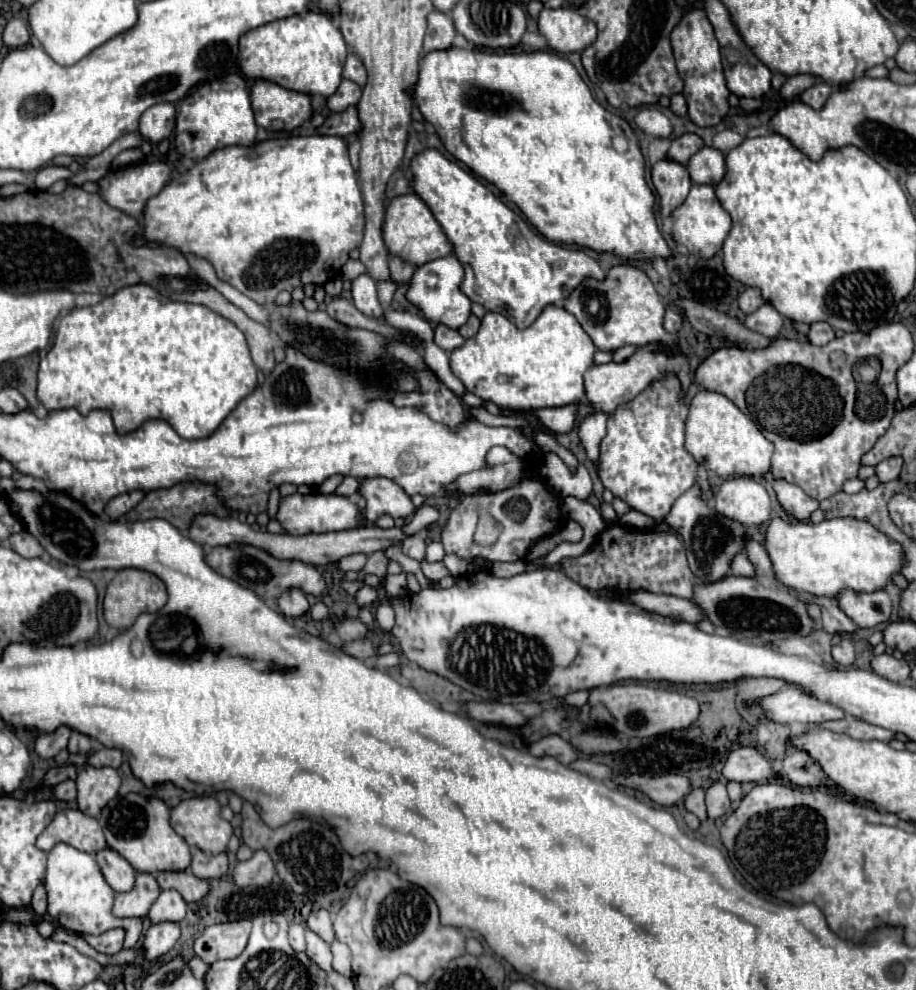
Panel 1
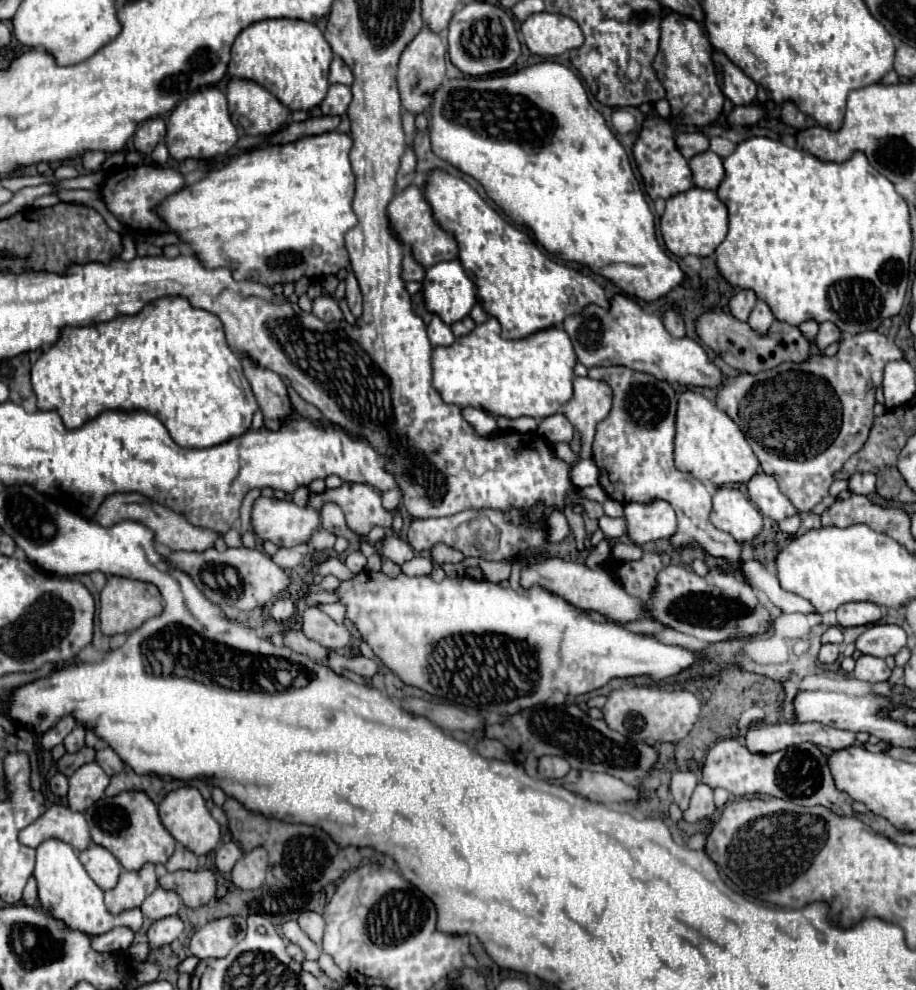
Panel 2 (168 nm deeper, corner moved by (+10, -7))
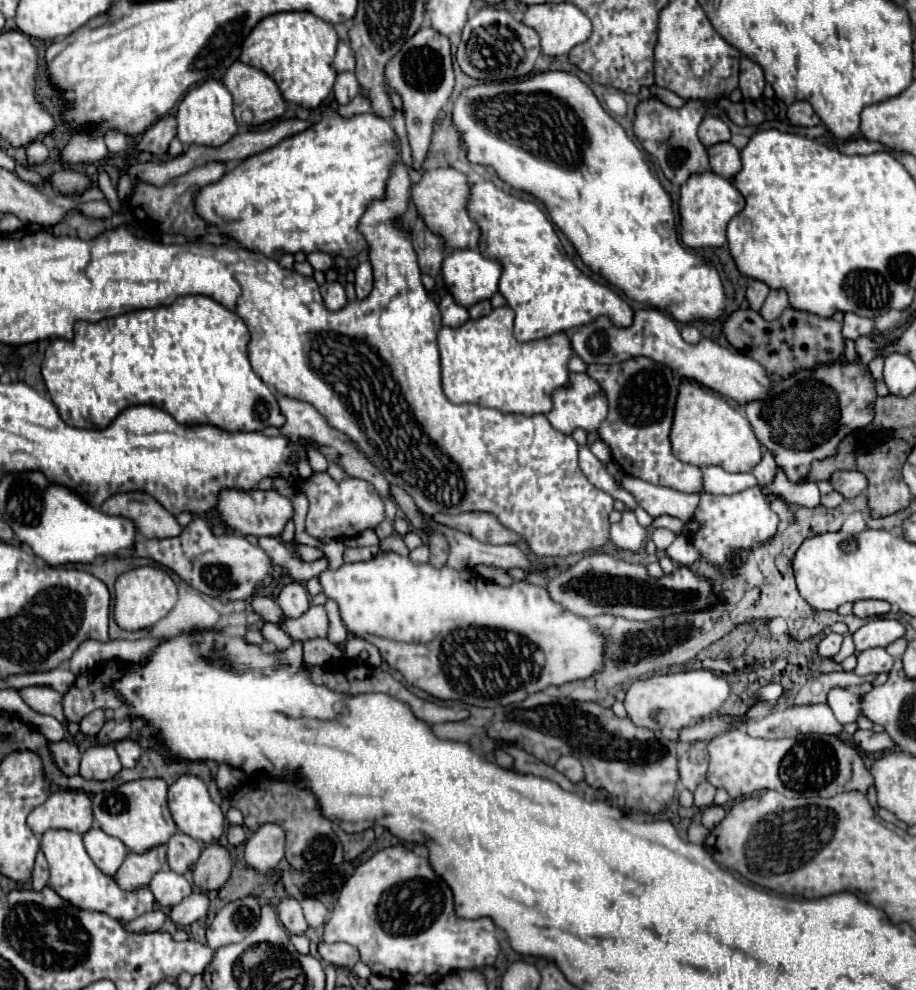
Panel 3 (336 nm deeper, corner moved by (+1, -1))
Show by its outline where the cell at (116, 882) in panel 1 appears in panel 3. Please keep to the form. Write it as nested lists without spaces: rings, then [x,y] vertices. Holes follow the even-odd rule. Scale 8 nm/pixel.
[[[97,826],[83,834],[83,842],[85,842],[87,854],[97,864],[97,868],[101,872],[105,872],[107,876],[115,876],[119,866],[123,864],[123,860],[127,856],[125,844],[121,840],[105,834]]]

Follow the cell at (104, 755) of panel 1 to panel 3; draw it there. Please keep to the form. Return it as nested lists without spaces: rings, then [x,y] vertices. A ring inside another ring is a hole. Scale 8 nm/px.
[[[121,740],[121,742],[117,742],[115,750],[119,754],[119,760],[121,760],[123,768],[133,768],[137,764],[139,756],[143,754],[141,746],[137,742],[133,742],[133,740]]]

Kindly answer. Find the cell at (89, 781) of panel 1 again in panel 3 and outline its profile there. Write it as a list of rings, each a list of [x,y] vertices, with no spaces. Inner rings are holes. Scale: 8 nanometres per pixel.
[[[91,746],[85,750],[81,758],[81,770],[79,774],[85,780],[111,780],[121,770],[119,756],[113,746]]]

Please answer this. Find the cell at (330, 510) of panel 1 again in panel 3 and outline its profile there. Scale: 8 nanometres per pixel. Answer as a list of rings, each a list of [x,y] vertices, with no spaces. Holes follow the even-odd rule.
[[[223,490],[219,496],[219,516],[229,528],[239,530],[243,536],[253,534],[257,538],[261,538],[261,536],[279,538],[285,524],[289,520],[293,520],[295,510],[293,510],[291,500],[287,496],[281,496],[275,490],[267,490],[267,492],[263,492],[263,490],[249,490],[249,492]]]

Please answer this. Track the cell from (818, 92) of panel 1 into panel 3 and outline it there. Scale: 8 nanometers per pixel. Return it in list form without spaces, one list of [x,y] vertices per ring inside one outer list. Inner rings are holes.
[[[795,102],[787,108],[787,118],[795,126],[817,126],[821,124],[819,116],[813,112],[809,102]]]

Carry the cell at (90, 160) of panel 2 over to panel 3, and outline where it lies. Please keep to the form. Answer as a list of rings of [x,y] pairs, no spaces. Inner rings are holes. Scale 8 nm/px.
[[[75,134],[63,150],[63,160],[69,164],[91,164],[99,162],[107,156],[107,146],[103,136],[91,134]]]

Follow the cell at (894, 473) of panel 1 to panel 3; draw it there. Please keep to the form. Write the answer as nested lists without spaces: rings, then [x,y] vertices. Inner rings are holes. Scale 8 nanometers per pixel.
[[[843,470],[843,472],[835,472],[831,476],[831,484],[837,492],[841,492],[845,498],[855,498],[861,492],[865,492],[865,488],[869,486],[869,482],[865,480],[863,472],[857,470]]]

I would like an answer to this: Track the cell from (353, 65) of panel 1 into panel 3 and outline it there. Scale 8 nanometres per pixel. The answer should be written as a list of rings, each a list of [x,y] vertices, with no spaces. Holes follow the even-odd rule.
[[[339,42],[333,66],[337,72],[353,72],[355,70],[355,56],[353,56],[353,50],[349,48],[349,44]]]

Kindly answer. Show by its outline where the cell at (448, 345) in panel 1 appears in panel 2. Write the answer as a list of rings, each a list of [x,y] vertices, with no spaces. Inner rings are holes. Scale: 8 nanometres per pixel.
[[[432,316],[430,324],[428,324],[428,338],[432,342],[432,346],[450,346],[454,342],[454,334],[450,330],[448,324],[442,322],[440,316]]]

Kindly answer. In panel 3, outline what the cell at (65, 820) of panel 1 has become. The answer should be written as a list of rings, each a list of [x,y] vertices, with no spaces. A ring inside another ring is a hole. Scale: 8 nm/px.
[[[53,792],[45,804],[37,806],[29,814],[27,824],[37,836],[47,830],[71,830],[85,834],[93,826],[91,800],[83,792]]]

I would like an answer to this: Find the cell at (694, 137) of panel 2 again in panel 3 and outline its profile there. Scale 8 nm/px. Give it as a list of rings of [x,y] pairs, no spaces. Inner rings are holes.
[[[709,116],[701,122],[699,126],[699,140],[701,144],[705,146],[713,146],[713,144],[719,144],[719,142],[727,142],[729,140],[729,128],[723,120],[715,118],[715,116]]]

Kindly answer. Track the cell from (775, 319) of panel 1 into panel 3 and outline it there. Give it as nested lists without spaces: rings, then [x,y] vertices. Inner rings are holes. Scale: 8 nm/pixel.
[[[771,290],[763,308],[761,308],[761,316],[765,316],[765,320],[775,320],[777,316],[781,316],[781,312],[787,306],[789,306],[787,292],[785,290]]]

